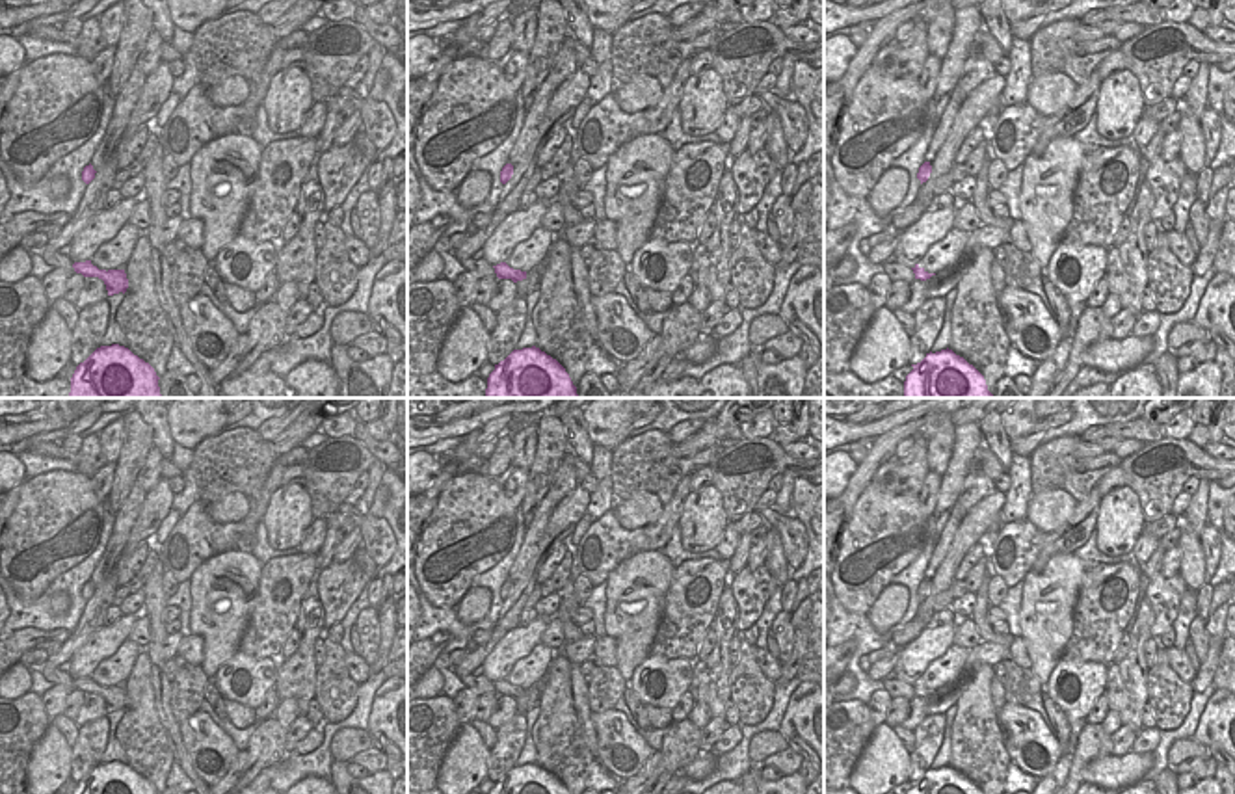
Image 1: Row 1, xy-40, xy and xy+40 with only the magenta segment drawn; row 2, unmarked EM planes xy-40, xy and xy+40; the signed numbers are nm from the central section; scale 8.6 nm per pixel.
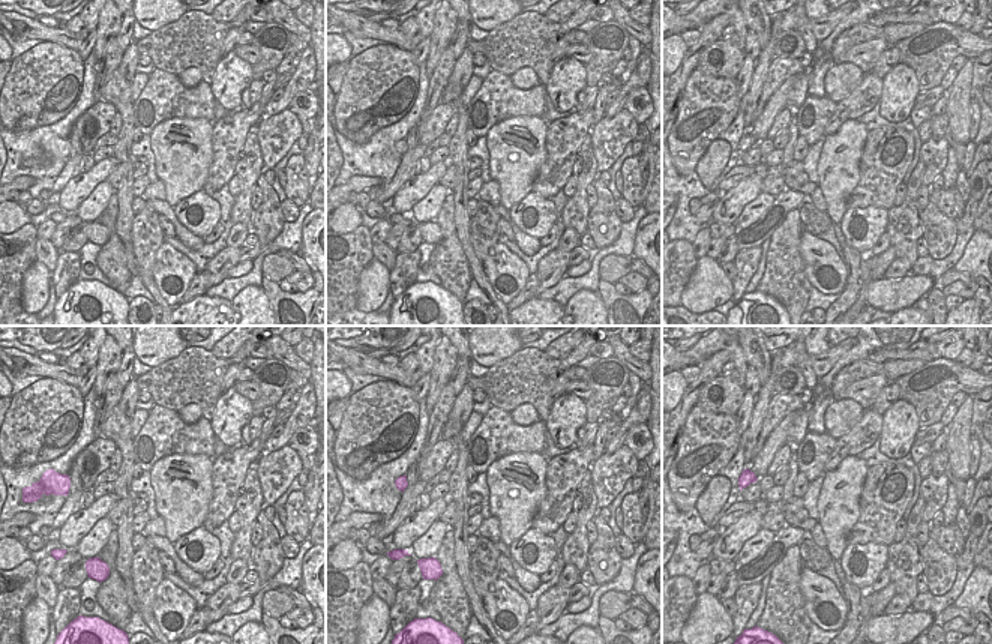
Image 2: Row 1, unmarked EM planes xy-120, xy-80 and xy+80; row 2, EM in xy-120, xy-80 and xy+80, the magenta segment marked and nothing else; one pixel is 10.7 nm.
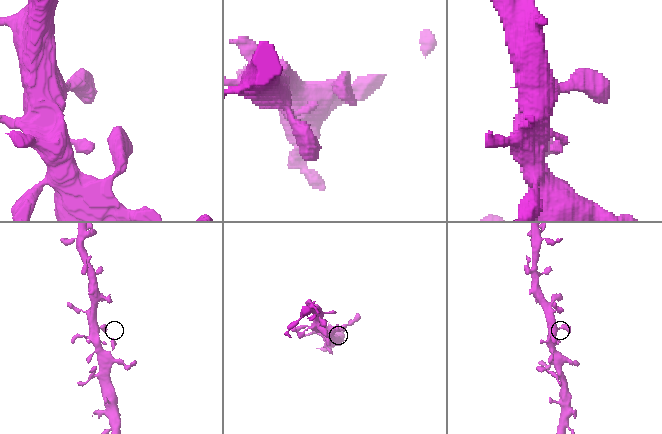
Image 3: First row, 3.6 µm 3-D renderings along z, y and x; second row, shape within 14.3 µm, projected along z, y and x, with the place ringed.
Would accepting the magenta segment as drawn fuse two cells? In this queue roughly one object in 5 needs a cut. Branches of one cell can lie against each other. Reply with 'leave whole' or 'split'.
leave whole

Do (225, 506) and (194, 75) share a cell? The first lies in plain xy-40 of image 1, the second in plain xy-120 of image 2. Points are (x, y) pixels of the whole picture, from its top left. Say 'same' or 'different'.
same

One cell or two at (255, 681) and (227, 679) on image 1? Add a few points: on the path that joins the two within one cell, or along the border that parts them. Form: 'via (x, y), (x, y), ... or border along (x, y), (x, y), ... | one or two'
via (250, 690), (239, 698), (231, 688) | one

